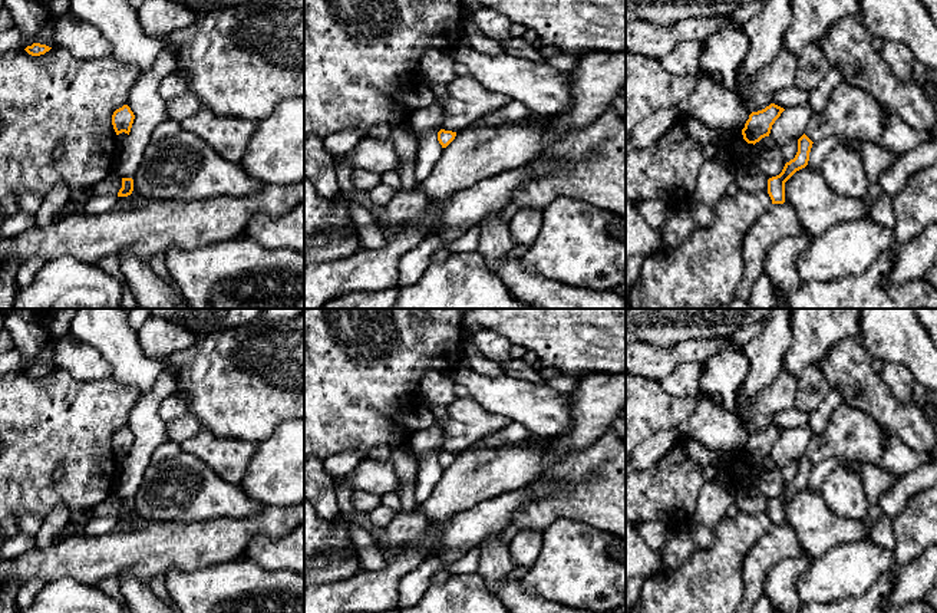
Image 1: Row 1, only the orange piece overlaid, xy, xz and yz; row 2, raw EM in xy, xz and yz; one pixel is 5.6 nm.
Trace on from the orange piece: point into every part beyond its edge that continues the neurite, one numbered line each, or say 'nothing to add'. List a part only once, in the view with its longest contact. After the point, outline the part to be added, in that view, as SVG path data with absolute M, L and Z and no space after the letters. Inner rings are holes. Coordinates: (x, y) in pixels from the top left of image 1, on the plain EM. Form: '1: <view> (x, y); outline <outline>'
nothing to add

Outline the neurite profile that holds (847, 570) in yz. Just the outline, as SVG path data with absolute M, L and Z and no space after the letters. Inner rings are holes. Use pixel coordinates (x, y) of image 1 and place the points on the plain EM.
M871 540L844 543L812 558L796 591L802 606L835 603L862 596L880 576L895 567L894 551Z

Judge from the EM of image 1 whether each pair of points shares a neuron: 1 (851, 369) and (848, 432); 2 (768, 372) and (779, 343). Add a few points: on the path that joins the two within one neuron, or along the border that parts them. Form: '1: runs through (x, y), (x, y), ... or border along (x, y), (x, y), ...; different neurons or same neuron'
1: border along (844, 402), (863, 409), (878, 424); different neurons
2: runs through (768, 365), (768, 355), (772, 351); same neuron

